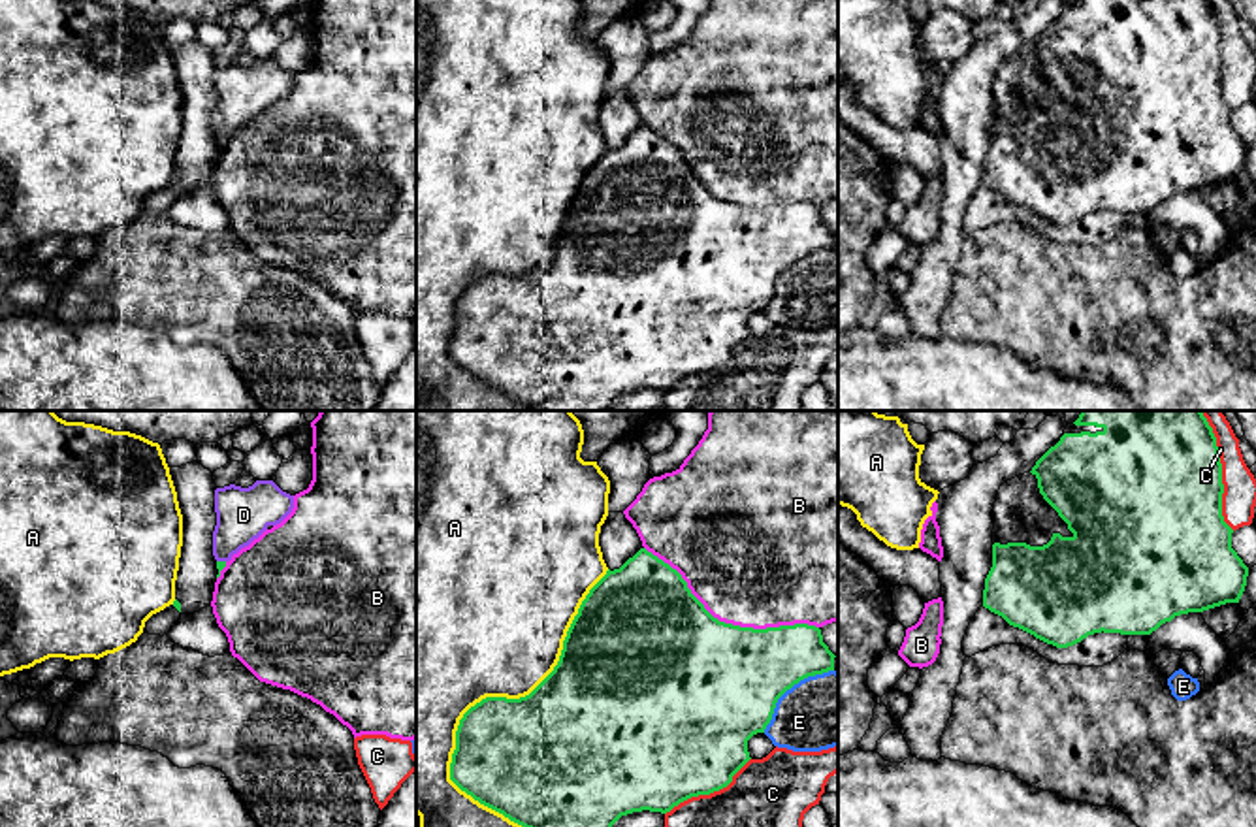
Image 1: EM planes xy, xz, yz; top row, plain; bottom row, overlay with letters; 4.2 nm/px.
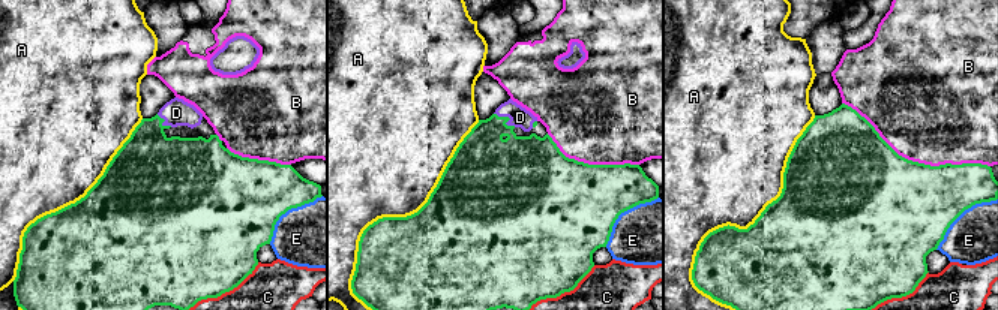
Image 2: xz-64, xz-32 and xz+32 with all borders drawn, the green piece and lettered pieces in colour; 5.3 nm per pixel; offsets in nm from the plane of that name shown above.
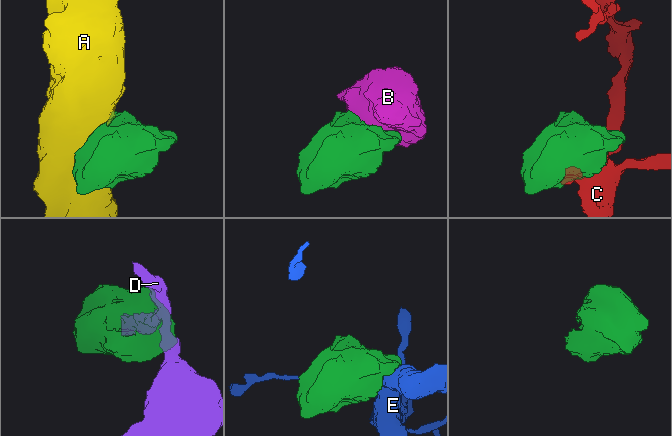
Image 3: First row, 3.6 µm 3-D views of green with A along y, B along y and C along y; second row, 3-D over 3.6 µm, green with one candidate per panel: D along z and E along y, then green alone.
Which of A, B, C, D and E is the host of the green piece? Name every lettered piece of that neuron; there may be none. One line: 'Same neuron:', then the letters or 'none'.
Same neuron: D

